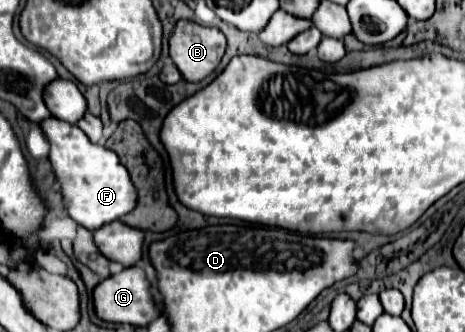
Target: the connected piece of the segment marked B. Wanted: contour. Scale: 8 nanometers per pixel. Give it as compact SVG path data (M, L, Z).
M180 19L170 37L170 57L186 81L202 81L210 75L226 49L226 37L216 27L204 27Z

